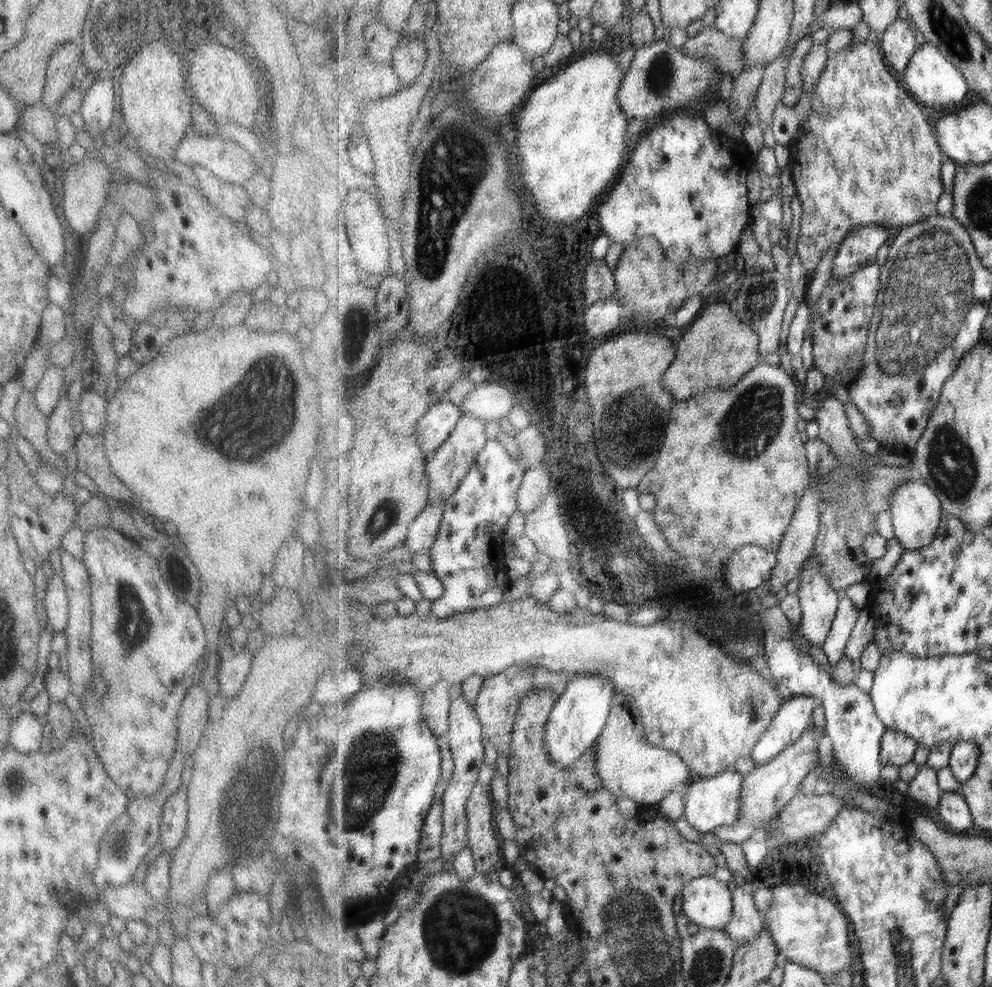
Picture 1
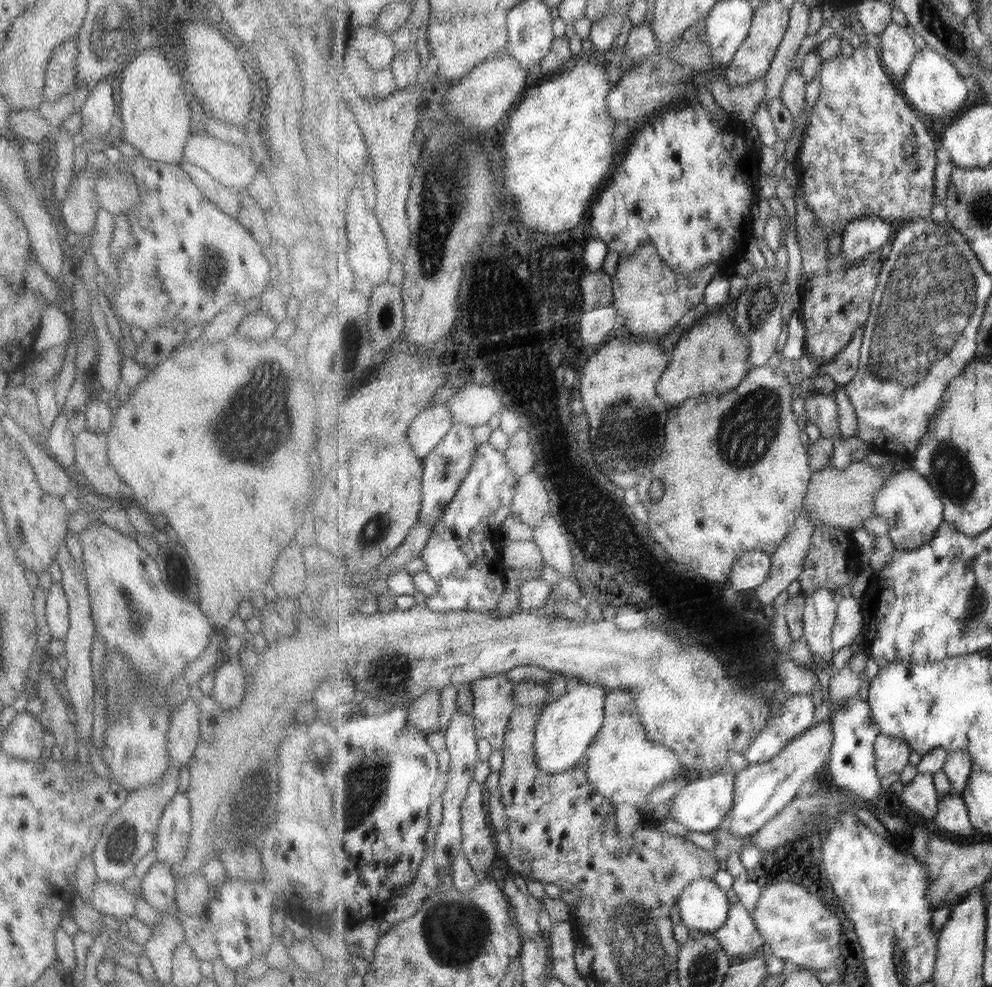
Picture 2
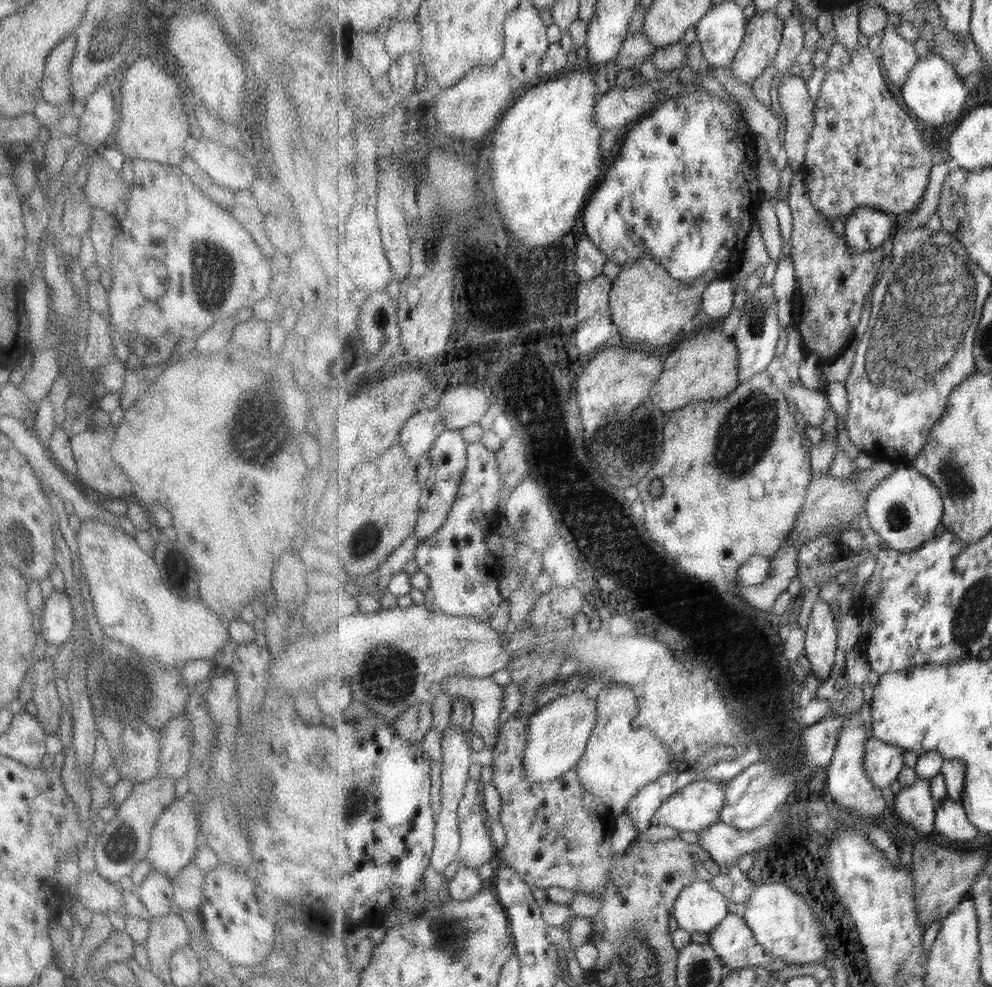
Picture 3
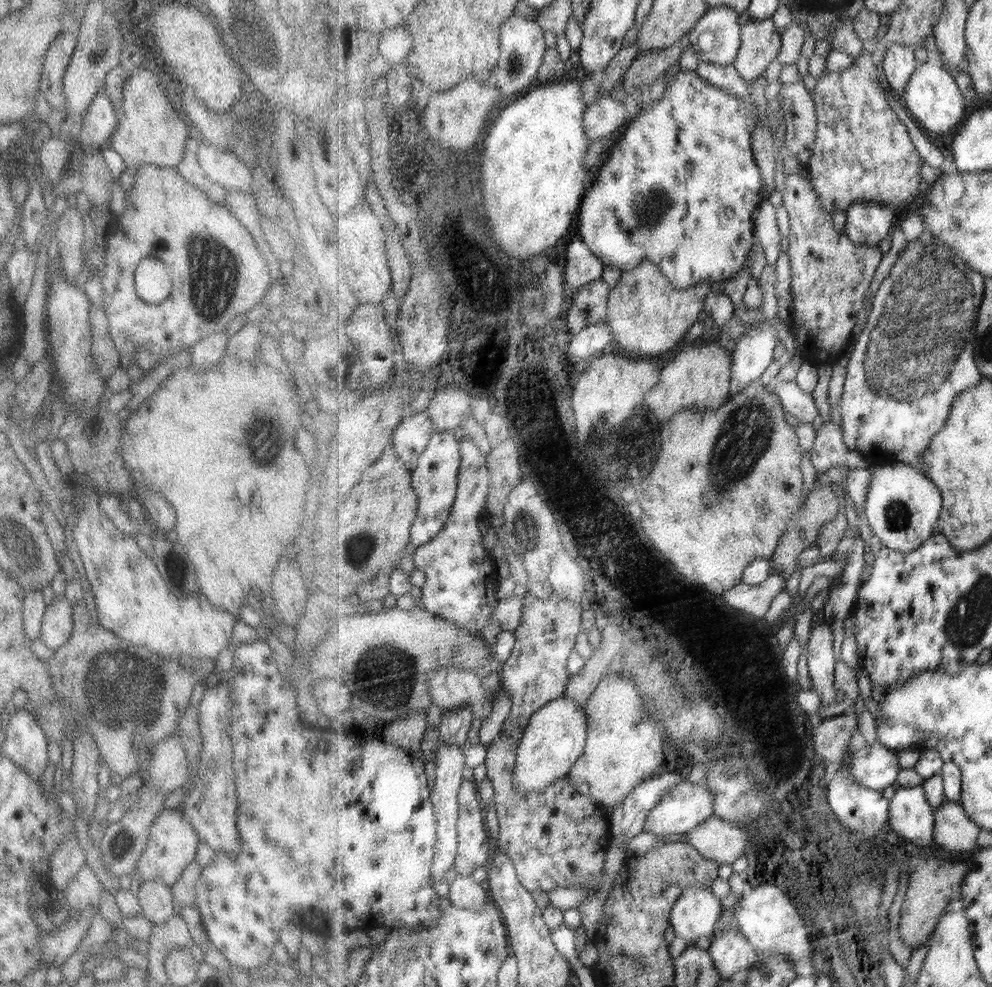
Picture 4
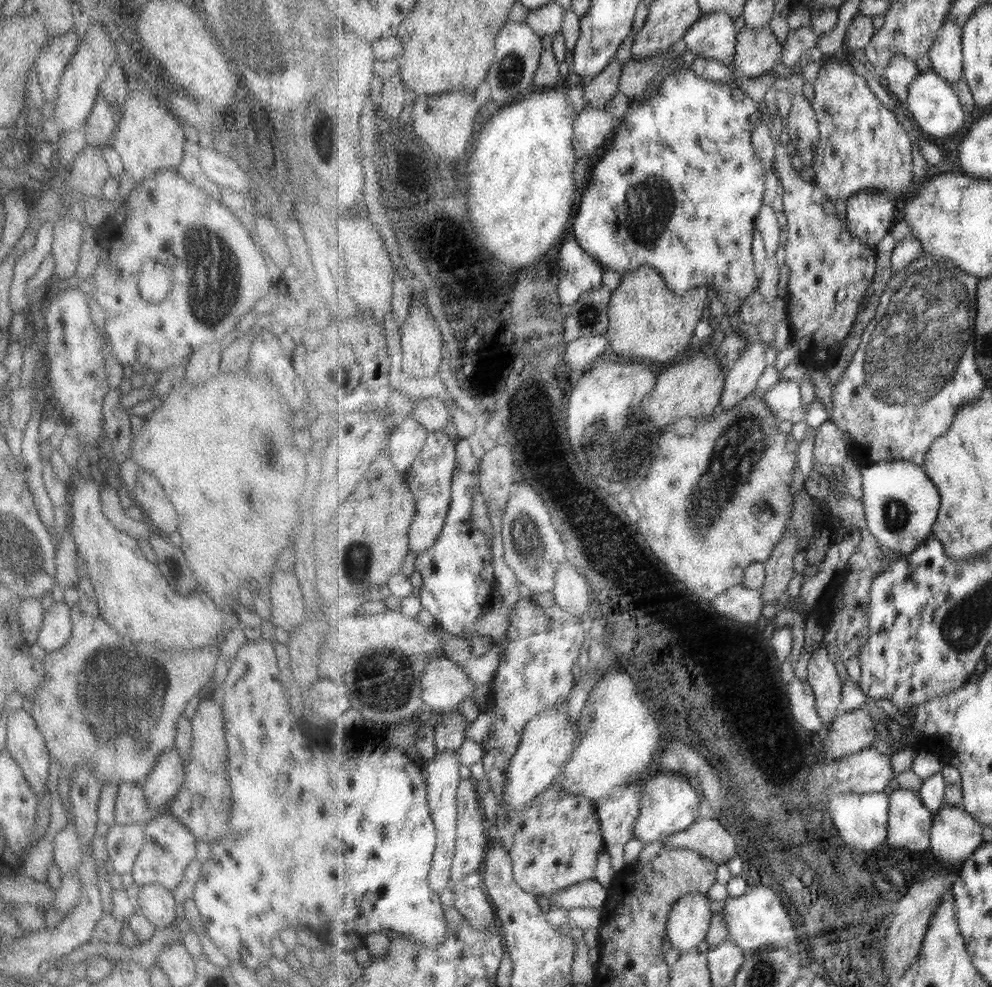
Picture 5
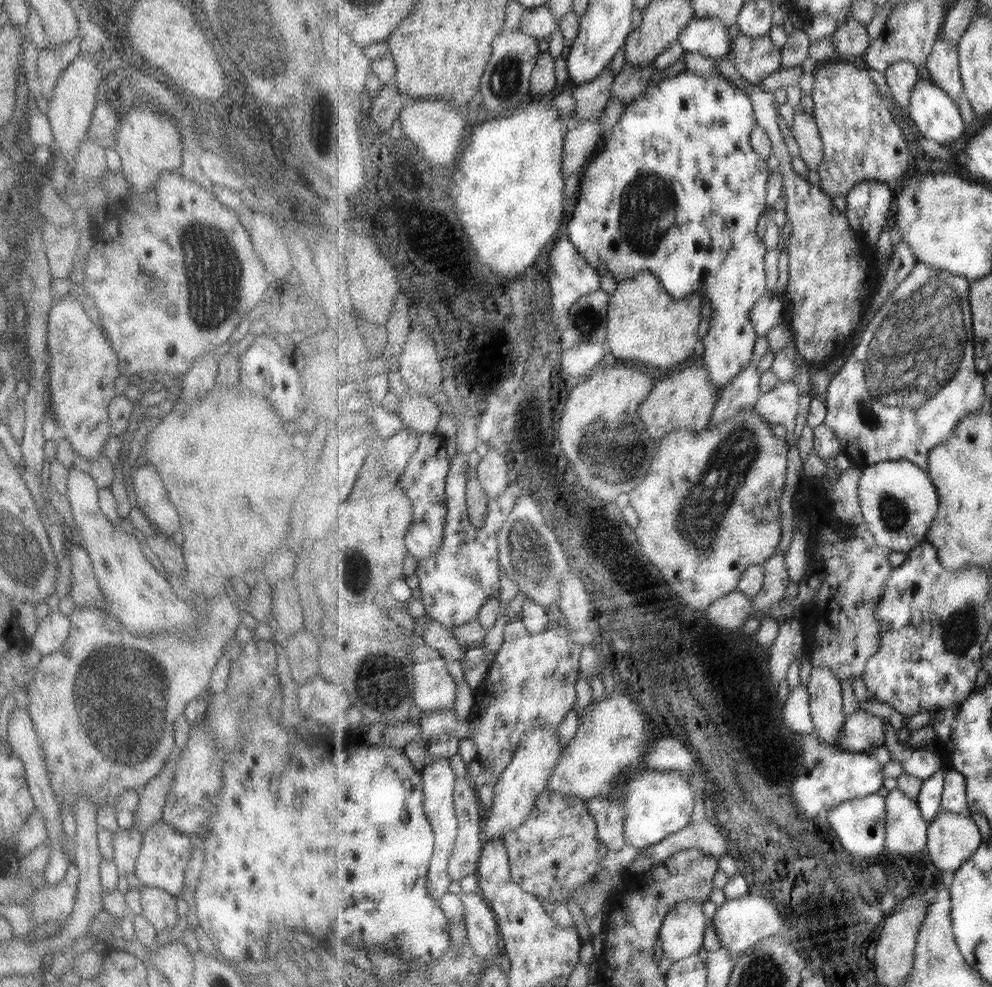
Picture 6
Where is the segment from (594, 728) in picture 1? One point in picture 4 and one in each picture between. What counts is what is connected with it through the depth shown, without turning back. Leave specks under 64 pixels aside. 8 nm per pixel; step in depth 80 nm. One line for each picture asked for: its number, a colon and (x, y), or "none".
2: (566, 728)
3: (559, 733)
4: (555, 738)

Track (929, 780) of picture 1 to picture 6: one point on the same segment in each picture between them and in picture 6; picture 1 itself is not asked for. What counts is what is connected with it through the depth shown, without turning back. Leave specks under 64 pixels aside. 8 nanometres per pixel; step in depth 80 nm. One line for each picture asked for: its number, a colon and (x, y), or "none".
2: (921, 795)
3: (915, 804)
4: (912, 817)
5: (910, 821)
6: (906, 830)

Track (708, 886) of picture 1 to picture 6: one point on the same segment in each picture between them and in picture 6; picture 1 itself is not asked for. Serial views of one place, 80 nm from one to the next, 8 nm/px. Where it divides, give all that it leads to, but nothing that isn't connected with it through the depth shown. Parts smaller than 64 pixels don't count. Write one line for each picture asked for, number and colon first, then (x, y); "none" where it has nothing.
2: (703, 905)
3: (700, 908)
4: (696, 913)
5: (689, 921)
6: (681, 935)

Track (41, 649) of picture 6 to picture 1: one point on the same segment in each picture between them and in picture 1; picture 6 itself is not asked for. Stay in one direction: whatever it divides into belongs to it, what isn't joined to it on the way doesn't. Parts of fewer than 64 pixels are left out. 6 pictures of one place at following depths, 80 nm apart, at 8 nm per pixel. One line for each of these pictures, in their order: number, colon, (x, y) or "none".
1: (55, 603)
2: (56, 610)
3: (55, 625)
4: (56, 624)
5: (54, 631)

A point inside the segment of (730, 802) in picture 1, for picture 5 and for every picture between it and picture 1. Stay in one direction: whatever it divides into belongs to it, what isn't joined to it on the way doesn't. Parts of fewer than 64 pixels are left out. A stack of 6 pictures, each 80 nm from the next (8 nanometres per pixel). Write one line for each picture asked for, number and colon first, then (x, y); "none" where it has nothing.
2: (702, 805)
3: (695, 807)
4: (682, 808)
5: (670, 804)

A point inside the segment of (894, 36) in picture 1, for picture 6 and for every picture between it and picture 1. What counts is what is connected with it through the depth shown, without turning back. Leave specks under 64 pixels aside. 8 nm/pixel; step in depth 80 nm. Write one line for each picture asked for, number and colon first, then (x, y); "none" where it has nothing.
2: (897, 47)
3: (898, 56)
4: (899, 64)
5: (902, 71)
6: (902, 77)

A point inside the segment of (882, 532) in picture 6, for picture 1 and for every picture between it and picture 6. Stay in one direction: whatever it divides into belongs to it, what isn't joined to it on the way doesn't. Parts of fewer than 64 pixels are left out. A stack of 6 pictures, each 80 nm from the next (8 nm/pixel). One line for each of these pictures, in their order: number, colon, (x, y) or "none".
1: (916, 509)
2: (914, 511)
3: (906, 508)
4: (903, 505)
5: (901, 502)

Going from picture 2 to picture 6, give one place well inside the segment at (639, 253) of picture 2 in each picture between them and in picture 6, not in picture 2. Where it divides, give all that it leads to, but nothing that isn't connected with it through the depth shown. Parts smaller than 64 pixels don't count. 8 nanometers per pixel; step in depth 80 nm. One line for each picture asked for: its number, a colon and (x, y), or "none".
3: (649, 307)
4: (648, 316)
5: (648, 323)
6: (645, 324)

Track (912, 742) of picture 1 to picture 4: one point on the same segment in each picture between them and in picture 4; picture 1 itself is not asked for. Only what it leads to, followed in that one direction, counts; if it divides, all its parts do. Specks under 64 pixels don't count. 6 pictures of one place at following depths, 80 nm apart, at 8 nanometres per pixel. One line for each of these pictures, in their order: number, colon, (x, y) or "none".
2: (893, 755)
3: (884, 762)
4: (875, 766)

